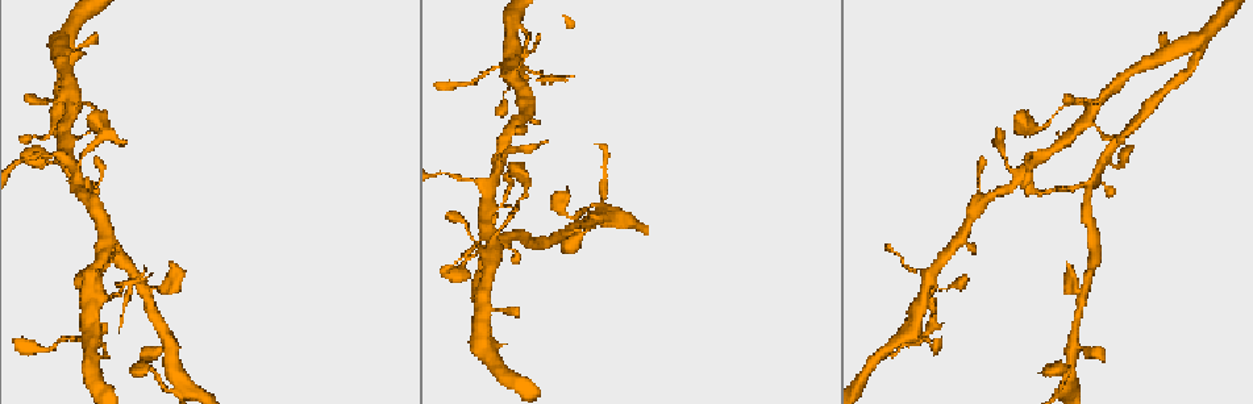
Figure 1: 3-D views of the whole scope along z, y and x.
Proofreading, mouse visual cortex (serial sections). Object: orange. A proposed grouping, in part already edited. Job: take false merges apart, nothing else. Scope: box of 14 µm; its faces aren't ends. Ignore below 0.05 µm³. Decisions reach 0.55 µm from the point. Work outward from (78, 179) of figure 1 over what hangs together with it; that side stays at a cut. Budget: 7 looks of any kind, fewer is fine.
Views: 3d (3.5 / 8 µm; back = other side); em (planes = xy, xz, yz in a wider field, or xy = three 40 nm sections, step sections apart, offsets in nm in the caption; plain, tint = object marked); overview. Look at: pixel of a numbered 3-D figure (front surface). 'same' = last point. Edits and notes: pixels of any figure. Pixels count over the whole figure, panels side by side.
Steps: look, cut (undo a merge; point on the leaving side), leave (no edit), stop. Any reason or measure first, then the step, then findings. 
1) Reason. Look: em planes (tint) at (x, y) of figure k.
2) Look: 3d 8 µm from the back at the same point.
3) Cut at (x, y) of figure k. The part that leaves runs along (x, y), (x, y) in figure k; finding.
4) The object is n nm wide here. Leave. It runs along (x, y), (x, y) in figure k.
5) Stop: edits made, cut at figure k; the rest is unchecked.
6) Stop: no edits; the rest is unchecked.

Four or more arms meet. Look: 3d 3.5 µm at (1093, 110) of figure 1.

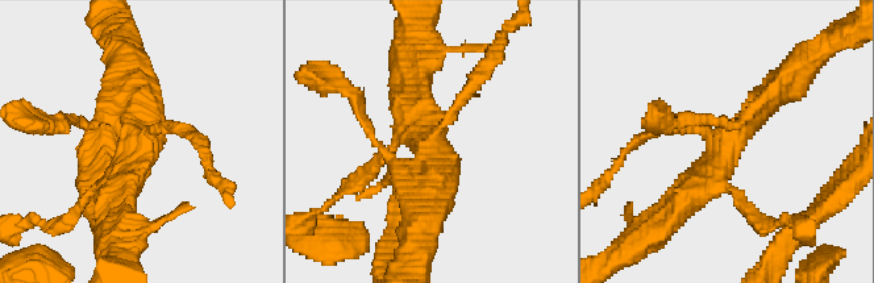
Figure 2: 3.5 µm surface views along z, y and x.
Need the tissue. Look: em xy step 3 (tint) at (721, 156) of figure 2.

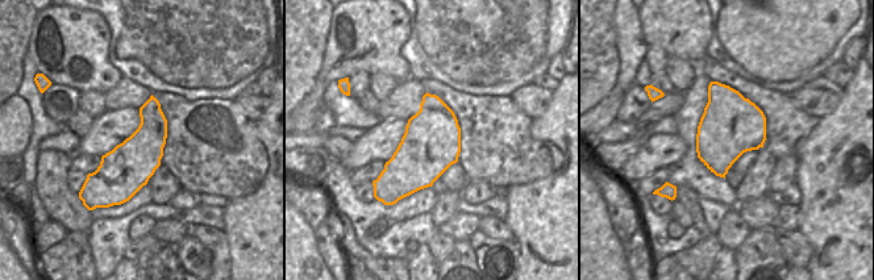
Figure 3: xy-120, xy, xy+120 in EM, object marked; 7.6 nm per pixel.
The object is 440 nm wide here. Leave. It runs along (666, 223), (781, 84) in figure 2; one cell here.

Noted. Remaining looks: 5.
Three arms meet. Look: em xy step 2 (tint) at (1089, 183) of figure 1.

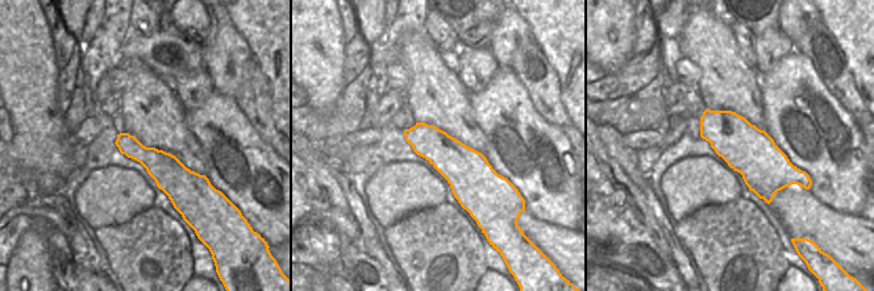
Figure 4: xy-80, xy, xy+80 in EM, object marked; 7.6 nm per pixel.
Wider look. Look: 3d 3.5 µm from the back at the same point.

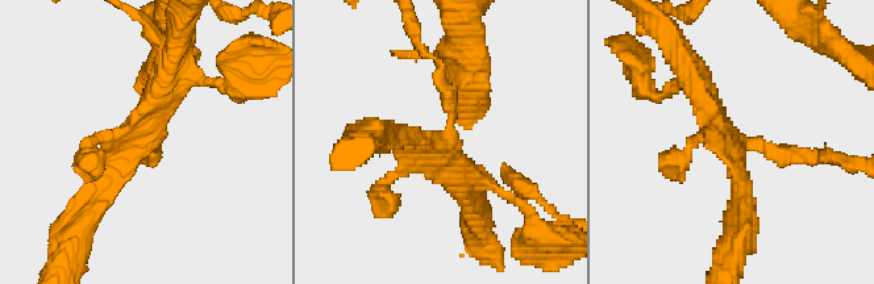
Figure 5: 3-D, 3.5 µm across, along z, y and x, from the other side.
Leave. It runs along (120, 137), (177, 181), (202, 181) in figure 4; all the same cell.

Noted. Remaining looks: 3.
Looks like a crossing. Look: 3d 3.5 µm at (604, 218) of figure 1.

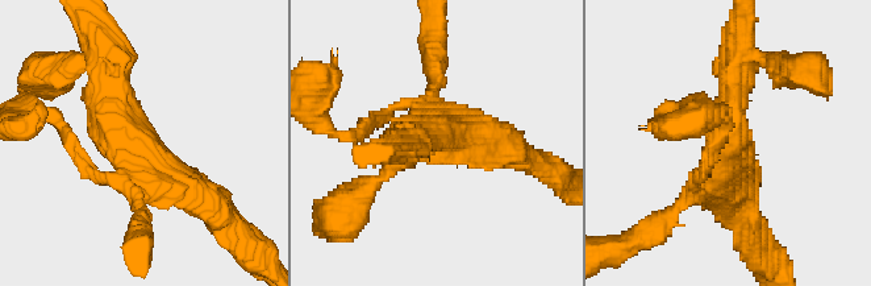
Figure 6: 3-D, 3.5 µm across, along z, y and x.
Look: em xy step 5 (tint) at (431, 133) of figure 6.

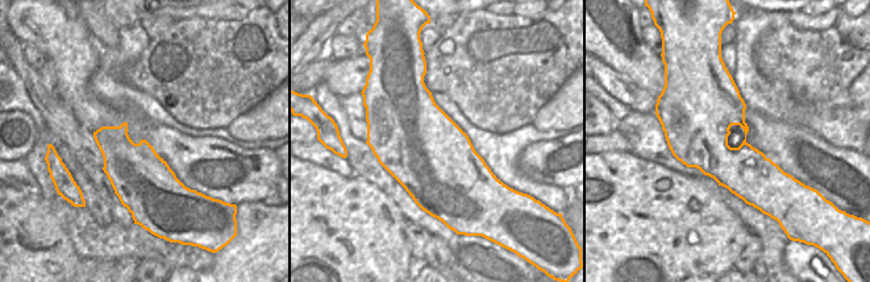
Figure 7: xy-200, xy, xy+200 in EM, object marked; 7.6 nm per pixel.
The arms are 150, 200, 400, 450 nm wide. Leave. All the same cell.

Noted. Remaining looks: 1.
Stop: no edits; the rest is unchecked.

